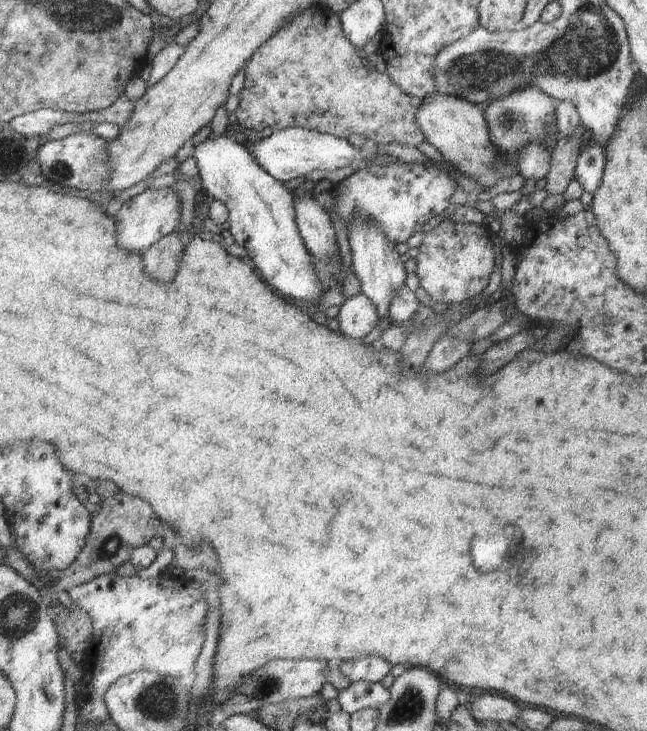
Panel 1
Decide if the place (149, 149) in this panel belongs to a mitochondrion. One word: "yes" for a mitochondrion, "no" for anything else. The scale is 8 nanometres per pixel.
no

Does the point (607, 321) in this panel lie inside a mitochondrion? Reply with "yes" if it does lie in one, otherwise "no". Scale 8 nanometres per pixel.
yes

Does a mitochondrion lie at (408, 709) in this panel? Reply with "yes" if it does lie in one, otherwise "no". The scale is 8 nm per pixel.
yes

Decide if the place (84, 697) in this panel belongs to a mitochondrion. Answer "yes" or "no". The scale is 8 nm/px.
no

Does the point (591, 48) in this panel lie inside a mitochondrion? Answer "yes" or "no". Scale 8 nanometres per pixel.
yes

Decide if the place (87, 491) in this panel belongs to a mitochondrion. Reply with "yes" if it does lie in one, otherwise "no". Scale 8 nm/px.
no

